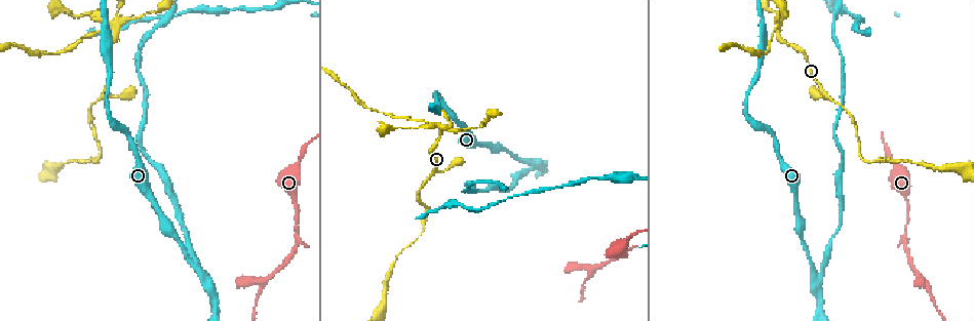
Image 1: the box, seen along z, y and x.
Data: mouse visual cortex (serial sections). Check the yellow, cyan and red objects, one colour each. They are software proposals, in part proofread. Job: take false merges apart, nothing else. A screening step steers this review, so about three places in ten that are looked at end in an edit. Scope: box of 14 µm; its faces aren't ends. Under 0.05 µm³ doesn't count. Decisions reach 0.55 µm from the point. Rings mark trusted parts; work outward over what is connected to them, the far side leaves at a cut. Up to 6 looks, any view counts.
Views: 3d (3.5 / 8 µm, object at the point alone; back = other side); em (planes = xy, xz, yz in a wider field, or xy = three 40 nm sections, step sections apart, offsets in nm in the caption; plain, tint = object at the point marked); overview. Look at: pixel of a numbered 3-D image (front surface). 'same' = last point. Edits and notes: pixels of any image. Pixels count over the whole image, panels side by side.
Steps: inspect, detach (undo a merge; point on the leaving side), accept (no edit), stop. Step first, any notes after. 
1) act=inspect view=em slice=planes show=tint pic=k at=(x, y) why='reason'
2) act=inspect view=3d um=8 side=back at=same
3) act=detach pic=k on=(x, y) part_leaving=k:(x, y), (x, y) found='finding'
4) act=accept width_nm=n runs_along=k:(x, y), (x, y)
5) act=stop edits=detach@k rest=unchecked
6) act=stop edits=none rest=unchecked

act=inspect view=3d um=3.5 pic=1 at=(119, 28) why='four or more arms meet'

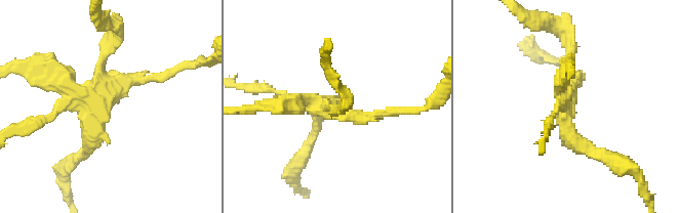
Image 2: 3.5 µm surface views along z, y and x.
act=inspect view=em slice=xy step=5 show=tint pic=2 at=(100, 101)

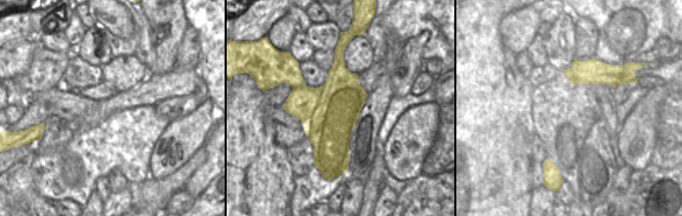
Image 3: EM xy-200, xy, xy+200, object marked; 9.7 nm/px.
act=detach pic=2 on=(53, 80) part_leaving=2:(88, 98), (50, 68), (20, 65) found='two cells meet here'

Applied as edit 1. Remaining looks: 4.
act=inspect view=overview

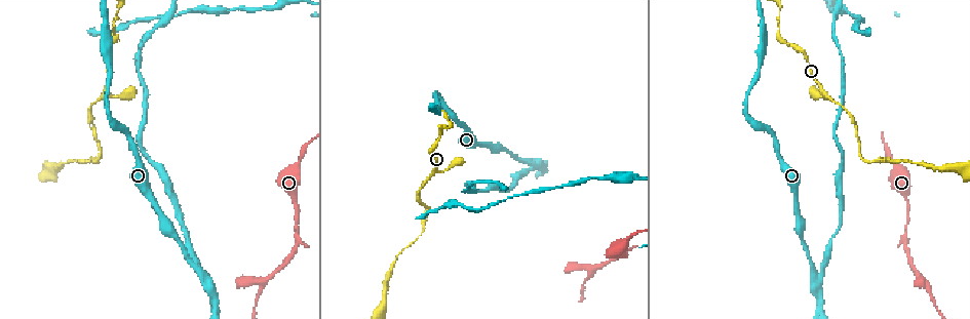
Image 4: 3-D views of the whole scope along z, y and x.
act=inspect view=3d um=8 pic=4 at=(437, 170) why='sharp bend'

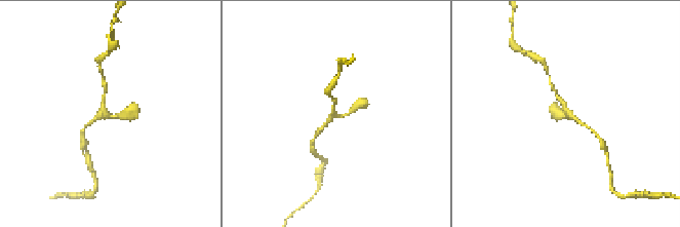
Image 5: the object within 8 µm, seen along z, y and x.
act=inspect view=3d um=3.5 pic=5 at=(104, 111) why='zoom in'

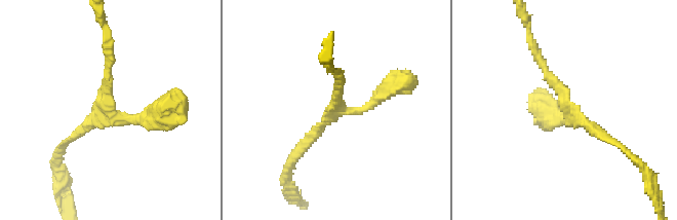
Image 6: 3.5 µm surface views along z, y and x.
act=accept arms=3 arm_widths_nm=150,150,200 runs_along=6:(534, 49), (576, 121), (611, 141) found='one cell here'

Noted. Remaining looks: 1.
act=stop edits=detach@2 rest=unchecked

